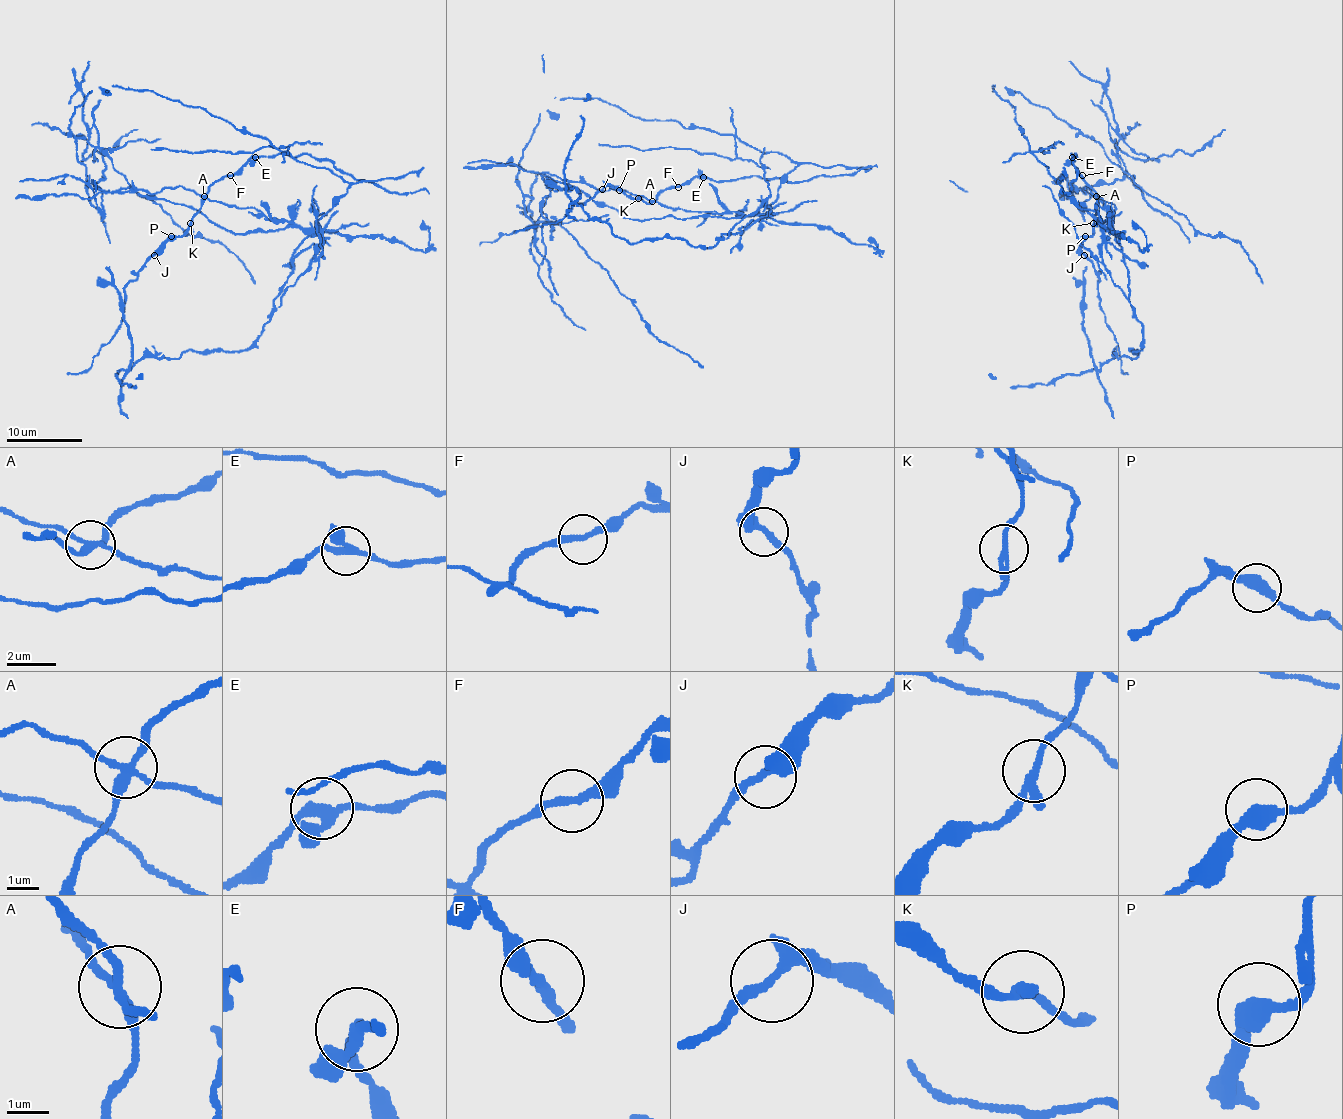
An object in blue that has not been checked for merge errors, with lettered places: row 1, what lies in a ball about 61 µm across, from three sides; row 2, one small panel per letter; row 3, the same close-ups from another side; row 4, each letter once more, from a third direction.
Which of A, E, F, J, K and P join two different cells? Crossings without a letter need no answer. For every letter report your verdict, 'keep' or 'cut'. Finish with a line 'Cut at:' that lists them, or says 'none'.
A: cut
E: cut
F: keep
J: keep
K: keep
P: keep
Cut at: A, E

